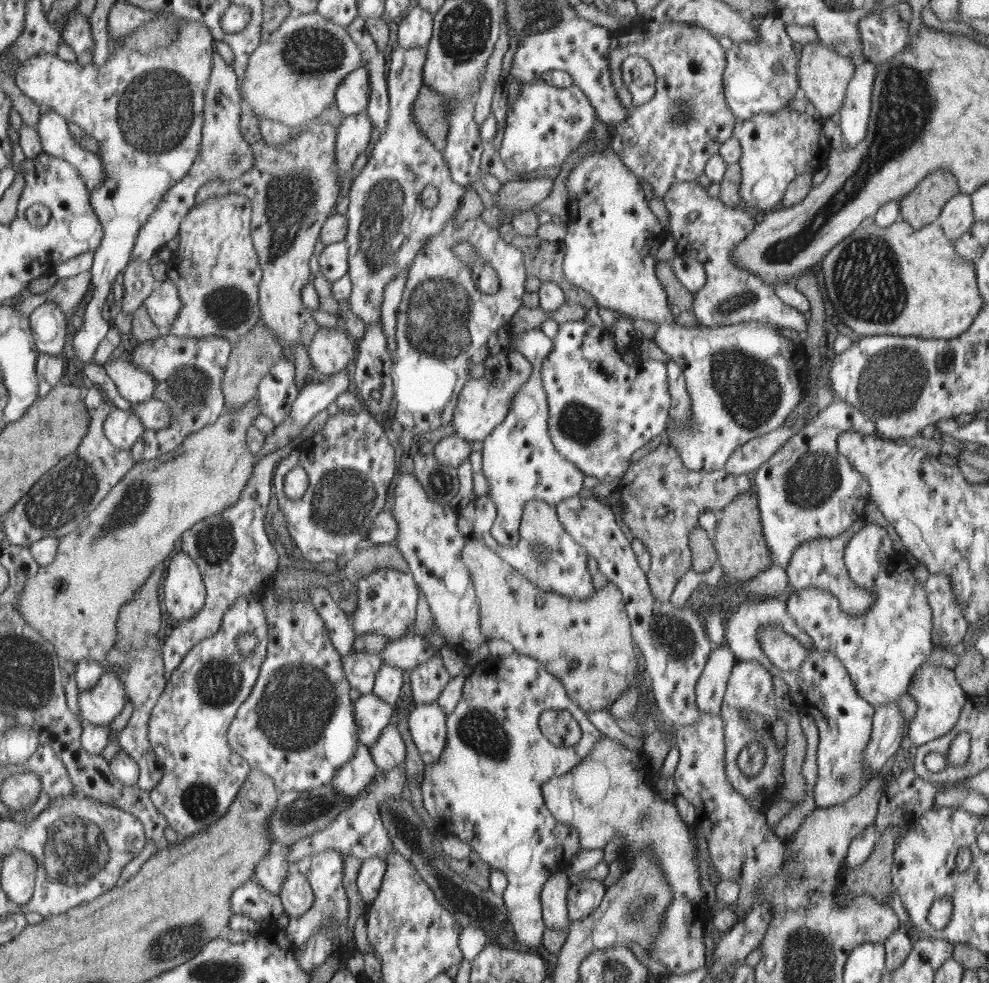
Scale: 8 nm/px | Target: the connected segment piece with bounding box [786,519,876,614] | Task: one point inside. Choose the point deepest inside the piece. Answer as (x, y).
(819, 562)

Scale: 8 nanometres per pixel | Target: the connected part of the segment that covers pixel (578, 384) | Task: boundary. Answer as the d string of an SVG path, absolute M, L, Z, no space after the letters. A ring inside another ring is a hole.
M574 321L559 324L554 338L555 348L548 353L548 362L543 362L543 385L548 386L547 401L552 402L552 442L556 442L556 450L560 450L560 454L564 454L568 461L576 463L584 474L598 478L600 483L621 484L624 474L631 466L634 452L642 449L654 436L664 435L667 430L672 402L667 364L647 359L641 361L637 368L630 368L626 362L620 360L614 340L608 332L592 338L586 332L586 326L574 326ZM633 369L640 370L640 378L626 382Z

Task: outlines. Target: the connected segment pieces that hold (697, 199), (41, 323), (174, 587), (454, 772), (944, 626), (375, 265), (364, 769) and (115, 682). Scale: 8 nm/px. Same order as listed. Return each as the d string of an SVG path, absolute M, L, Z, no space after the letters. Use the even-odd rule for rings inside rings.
M696 180L694 181L684 181L679 184L674 184L671 186L670 189L668 189L667 196L664 196L663 198L664 204L666 206L666 210L670 213L668 216L668 229L669 234L674 237L676 240L676 251L679 252L679 255L683 257L691 257L696 260L698 260L700 263L703 264L706 272L707 272L707 284L704 285L704 288L700 290L698 293L692 294L693 296L693 304L691 305L691 313L694 315L694 318L696 318L696 326L706 326L706 328L720 328L720 326L728 326L738 323L746 323L750 321L762 321L766 323L770 323L772 325L776 325L779 328L791 328L796 330L799 334L804 334L807 330L807 321L804 319L804 316L802 313L800 313L798 310L792 308L792 306L789 306L788 304L785 304L782 299L779 298L777 295L777 292L775 291L774 286L768 285L763 282L762 279L759 278L758 275L751 274L750 271L744 271L741 270L739 267L735 266L734 258L732 258L732 255L734 255L735 247L739 244L742 244L743 241L750 237L752 232L754 232L755 226L758 223L759 216L754 213L753 211L746 209L743 206L735 206L730 207L727 206L726 203L722 202L719 197L712 197L708 193L708 189L706 187L702 187L700 183L698 183ZM693 213L697 213L697 219L693 220L692 222L688 222L689 216L691 216Z
M53 303L40 306L29 319L40 355L61 356L66 346L67 322L60 308Z
M184 551L170 560L167 577L164 578L164 604L166 610L178 624L191 620L206 604L207 587L199 565Z
M514 652L510 654L510 656L506 656L506 658L489 656L486 661L478 663L472 668L470 675L468 675L464 681L460 702L458 702L458 705L453 709L451 717L448 718L447 749L444 750L443 757L440 758L439 762L425 764L424 766L424 781L422 782L422 788L420 788L422 791L424 808L427 810L430 818L434 820L439 832L444 835L450 834L457 836L463 842L466 842L466 844L471 847L471 851L484 861L486 865L491 868L496 868L496 870L503 871L503 873L507 875L507 887L503 893L504 902L507 902L508 907L508 927L512 927L515 933L514 937L512 937L514 938L513 941L517 942L517 945L521 945L520 948L526 952L531 952L534 948L542 952L542 936L547 927L543 918L542 892L544 885L546 885L548 880L554 877L555 874L564 873L568 866L572 865L574 856L582 849L579 831L566 823L561 823L555 818L555 815L548 810L546 799L543 797L543 786L553 777L560 777L564 774L571 773L576 765L584 761L595 750L601 738L602 734L600 734L600 730L588 720L588 716L586 716L586 712L584 712L583 708L578 707L575 702L572 702L566 687L560 682L559 678L556 678L539 659ZM547 709L564 709L570 711L581 727L583 735L581 740L572 746L562 748L549 742L548 738L544 737L544 734L542 734L539 728L540 716L543 714L543 711Z
M944 571L930 573L924 589L928 595L928 605L932 609L934 623L932 646L951 649L962 641L969 622L960 611L960 601L956 599L956 593L952 593L950 577Z
M398 45L392 52L387 79L390 95L387 131L374 144L366 166L354 178L349 190L345 242L350 250L347 274L351 276L354 289L347 299L347 306L351 314L364 321L365 327L380 321L385 288L395 276L410 270L423 246L458 212L466 192L465 186L452 179L443 151L414 122L412 105L425 84L422 75L427 50L427 45L412 49ZM428 185L439 187L441 202L436 211L427 211L422 203Z
M361 743L359 749L356 750L356 757L335 775L332 788L350 800L371 785L377 773L379 769L372 760L369 746Z
M103 673L92 690L78 693L80 718L88 724L110 728L127 702L127 689L114 673Z

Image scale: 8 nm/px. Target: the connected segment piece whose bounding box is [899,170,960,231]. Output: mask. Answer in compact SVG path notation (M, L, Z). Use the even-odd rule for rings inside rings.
M933 171L899 201L900 216L914 231L937 222L942 207L960 192L952 172Z

